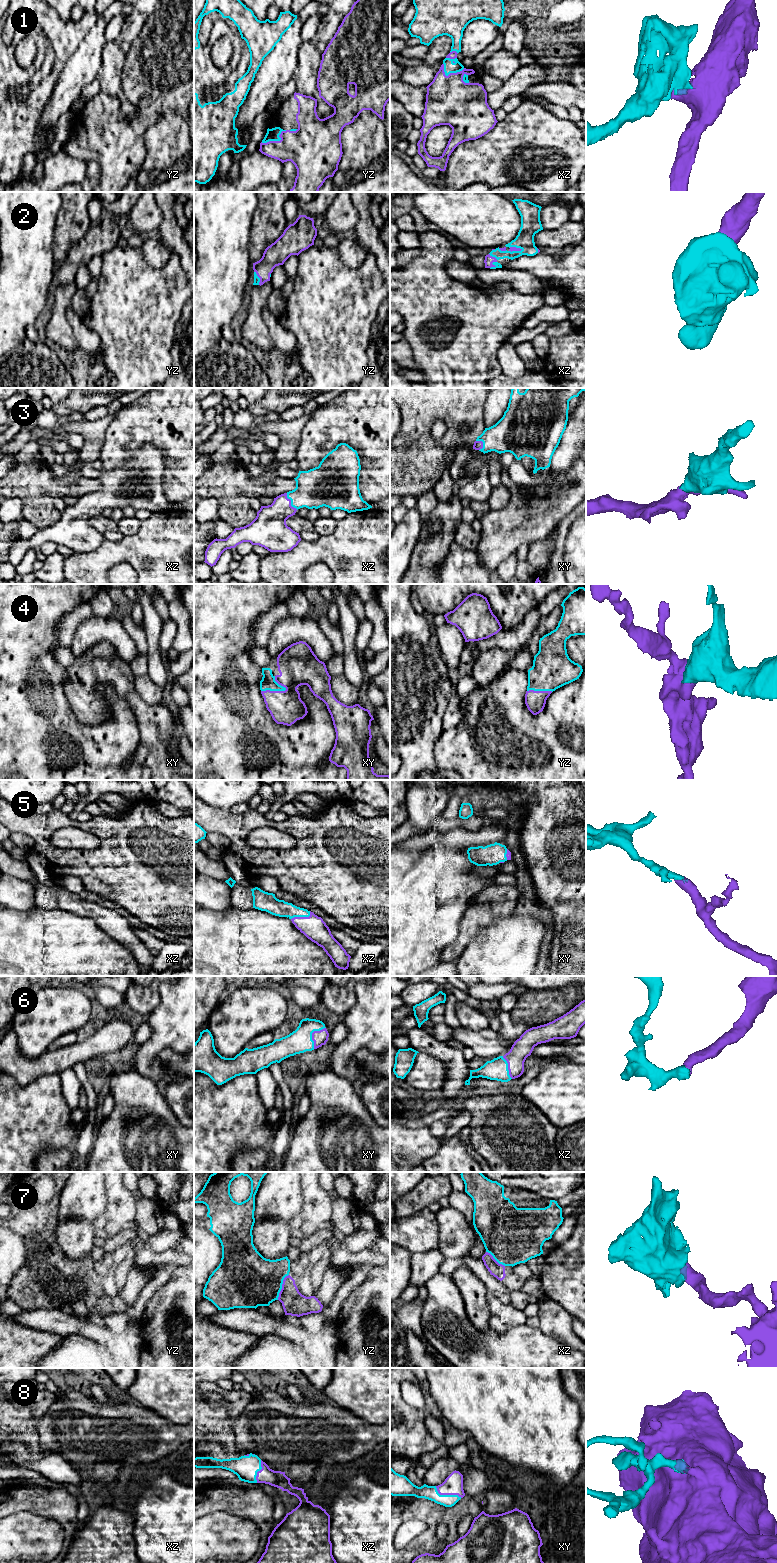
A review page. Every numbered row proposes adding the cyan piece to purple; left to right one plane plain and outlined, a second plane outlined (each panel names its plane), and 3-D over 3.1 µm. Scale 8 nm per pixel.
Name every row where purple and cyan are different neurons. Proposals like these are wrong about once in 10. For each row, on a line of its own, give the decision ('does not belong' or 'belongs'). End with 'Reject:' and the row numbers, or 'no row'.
1: belongs
2: belongs
3: belongs
4: belongs
5: belongs
6: belongs
7: belongs
8: belongs
Reject: no row

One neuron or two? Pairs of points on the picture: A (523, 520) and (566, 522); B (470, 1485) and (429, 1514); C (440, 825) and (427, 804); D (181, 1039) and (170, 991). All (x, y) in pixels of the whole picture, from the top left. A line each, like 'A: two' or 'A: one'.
A: two
B: two
C: two
D: one

